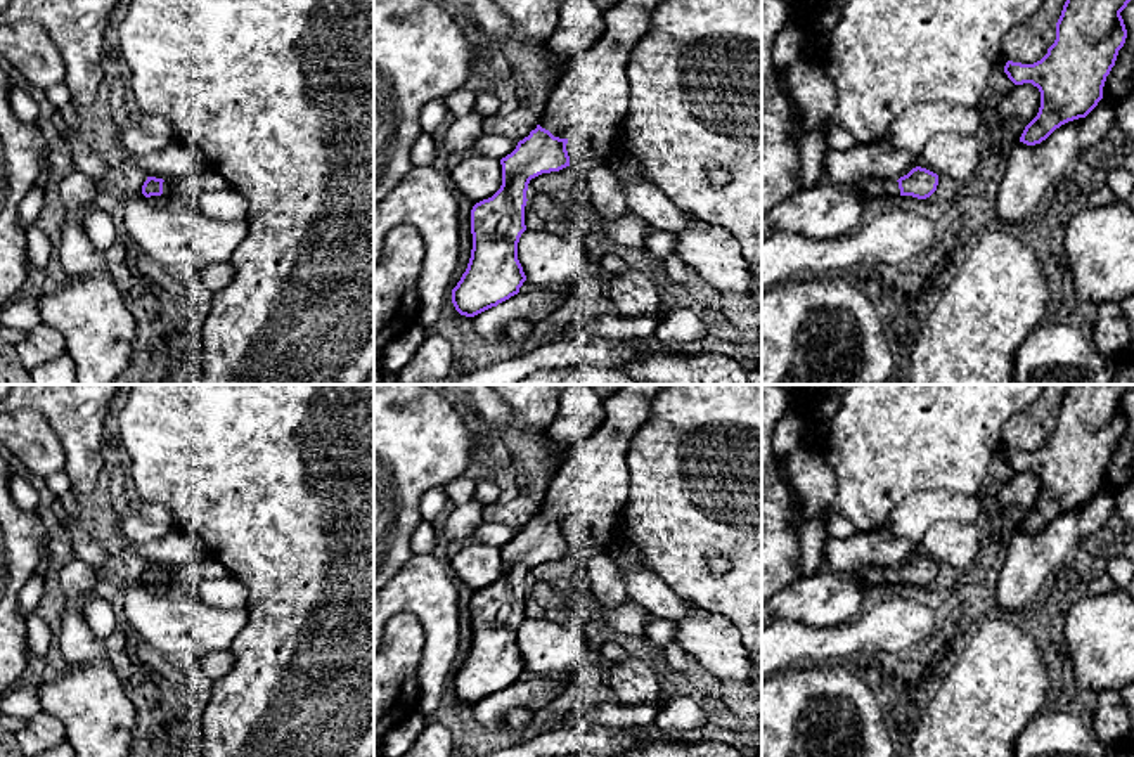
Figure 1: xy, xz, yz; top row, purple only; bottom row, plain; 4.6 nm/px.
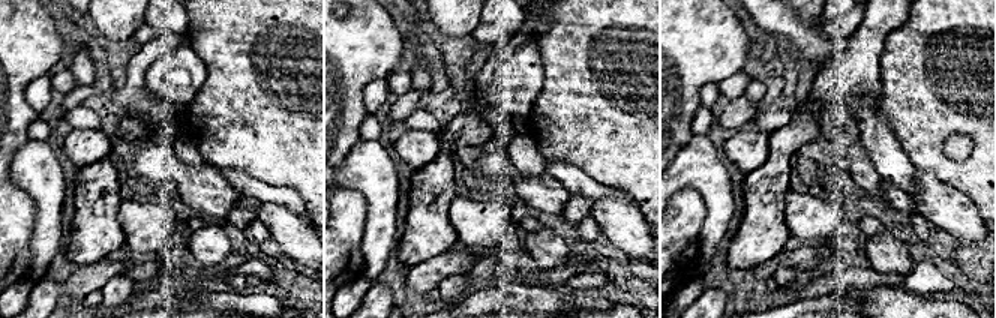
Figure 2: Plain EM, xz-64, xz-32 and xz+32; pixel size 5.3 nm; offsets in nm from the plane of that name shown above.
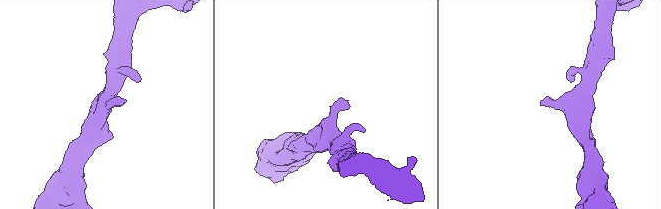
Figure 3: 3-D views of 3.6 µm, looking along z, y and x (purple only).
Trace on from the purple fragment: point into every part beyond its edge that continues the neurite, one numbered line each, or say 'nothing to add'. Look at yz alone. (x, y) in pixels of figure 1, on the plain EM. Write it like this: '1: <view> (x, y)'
1: yz (885, 577)

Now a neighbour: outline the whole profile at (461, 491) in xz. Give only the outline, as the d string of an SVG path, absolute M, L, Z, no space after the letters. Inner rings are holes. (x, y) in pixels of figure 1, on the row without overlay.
M462 475L455 482L447 483L443 490L448 502L457 508L474 499L476 483L476 480L469 478L467 475Z

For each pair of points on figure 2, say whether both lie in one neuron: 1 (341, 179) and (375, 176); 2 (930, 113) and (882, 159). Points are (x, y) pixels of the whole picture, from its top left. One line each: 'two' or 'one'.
1: one
2: two

